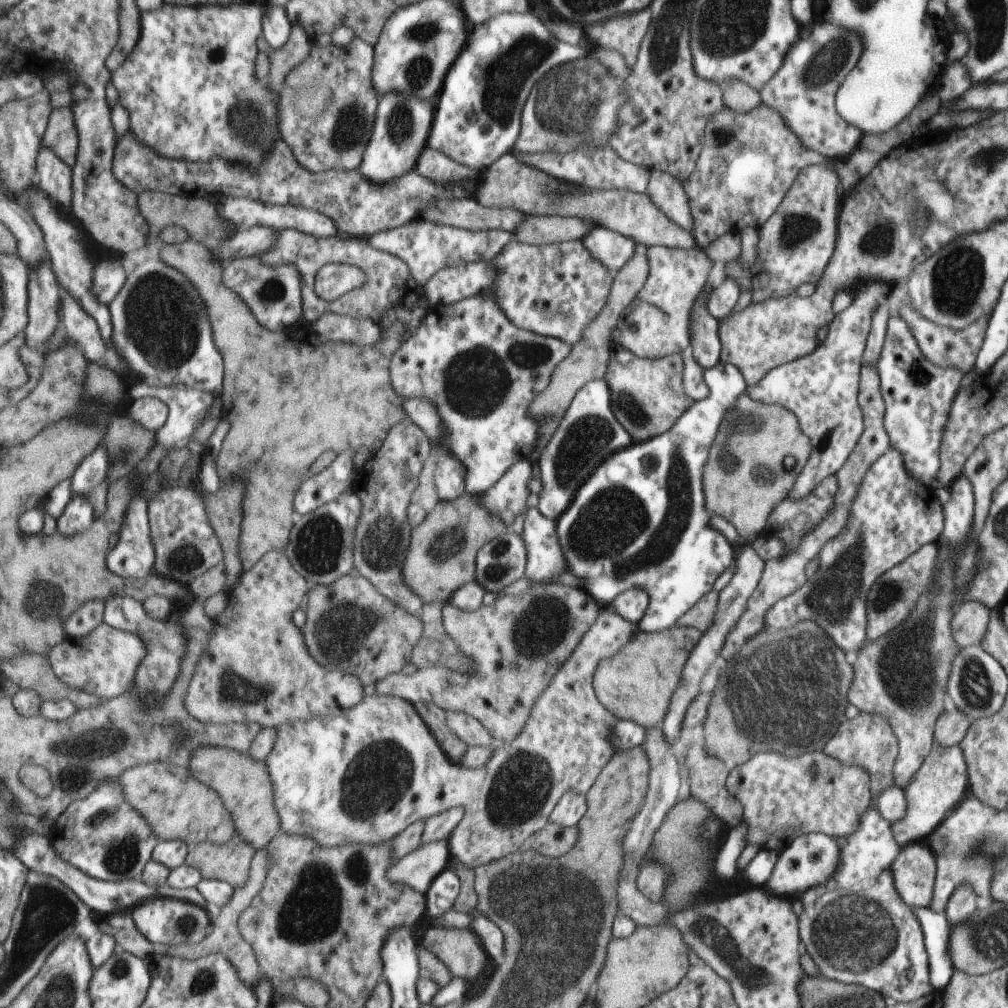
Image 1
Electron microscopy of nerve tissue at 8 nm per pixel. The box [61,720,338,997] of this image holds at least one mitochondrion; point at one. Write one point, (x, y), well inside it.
(122, 857)

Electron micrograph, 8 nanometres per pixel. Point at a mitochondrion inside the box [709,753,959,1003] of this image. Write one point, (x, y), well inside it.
(858, 933)

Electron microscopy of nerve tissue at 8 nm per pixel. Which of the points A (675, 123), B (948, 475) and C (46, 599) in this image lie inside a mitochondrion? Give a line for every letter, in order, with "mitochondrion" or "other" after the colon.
A: other
B: other
C: mitochondrion

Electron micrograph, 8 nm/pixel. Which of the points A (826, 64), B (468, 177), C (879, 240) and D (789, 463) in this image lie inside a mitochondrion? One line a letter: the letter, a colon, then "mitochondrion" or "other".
A: mitochondrion
B: other
C: mitochondrion
D: mitochondrion

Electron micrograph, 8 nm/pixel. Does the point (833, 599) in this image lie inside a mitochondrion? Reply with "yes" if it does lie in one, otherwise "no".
yes

